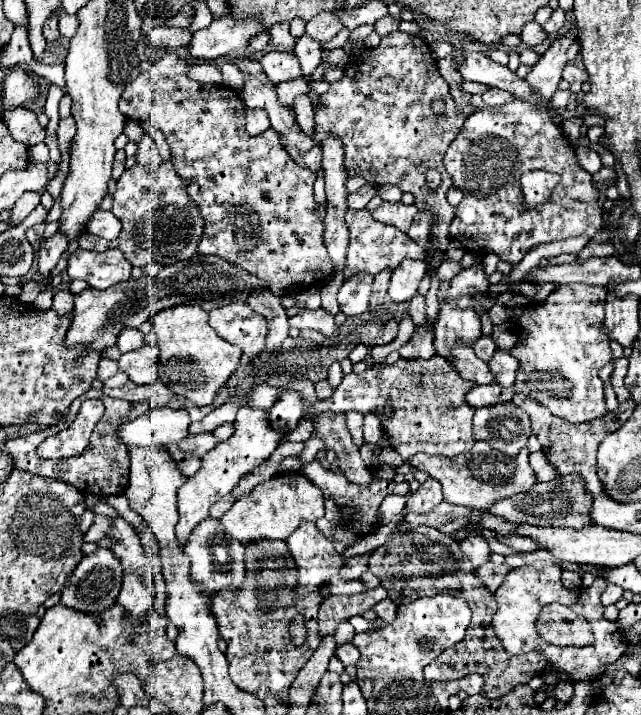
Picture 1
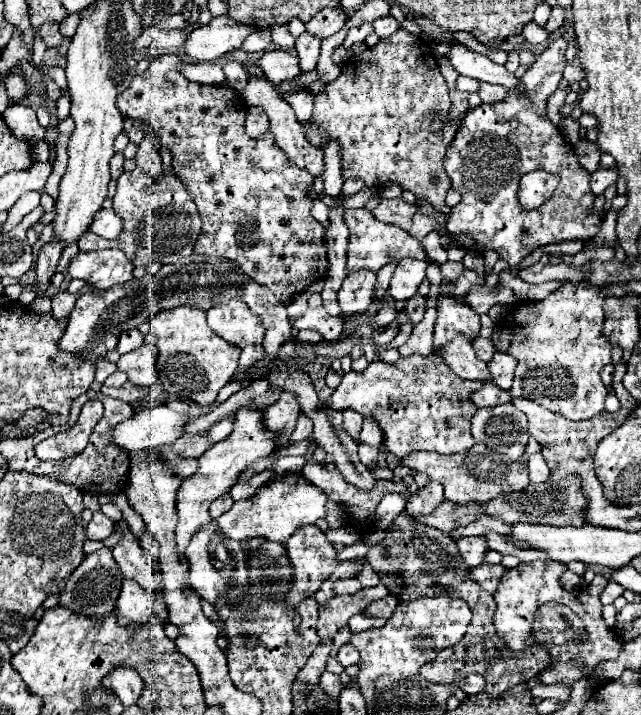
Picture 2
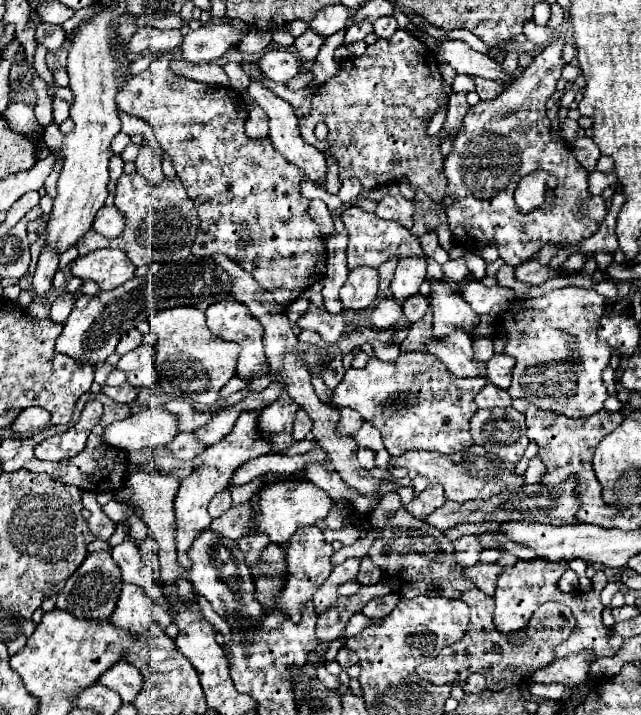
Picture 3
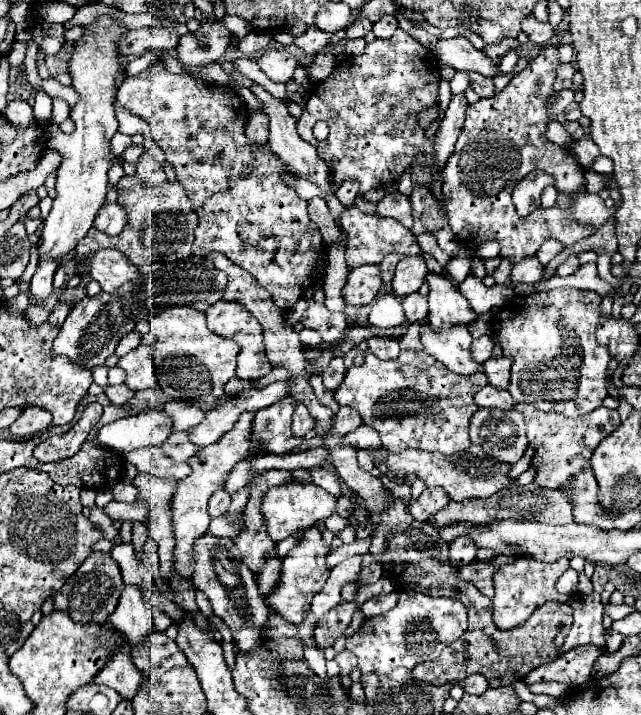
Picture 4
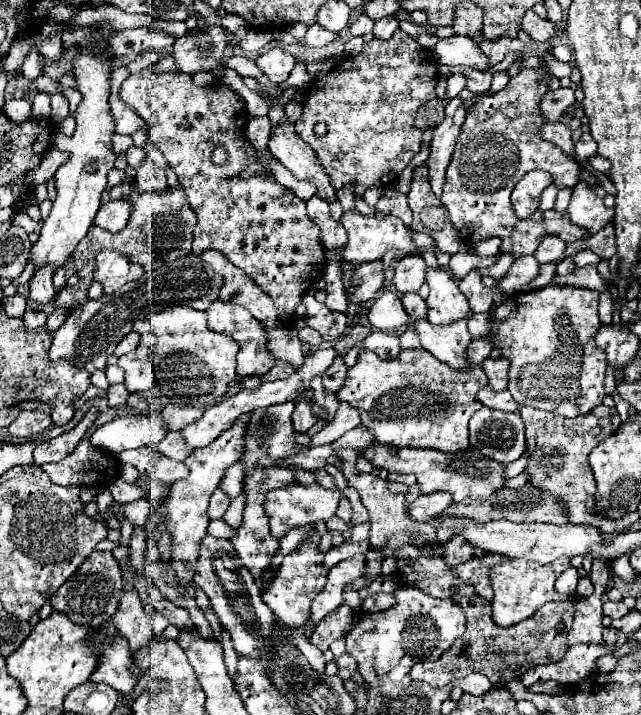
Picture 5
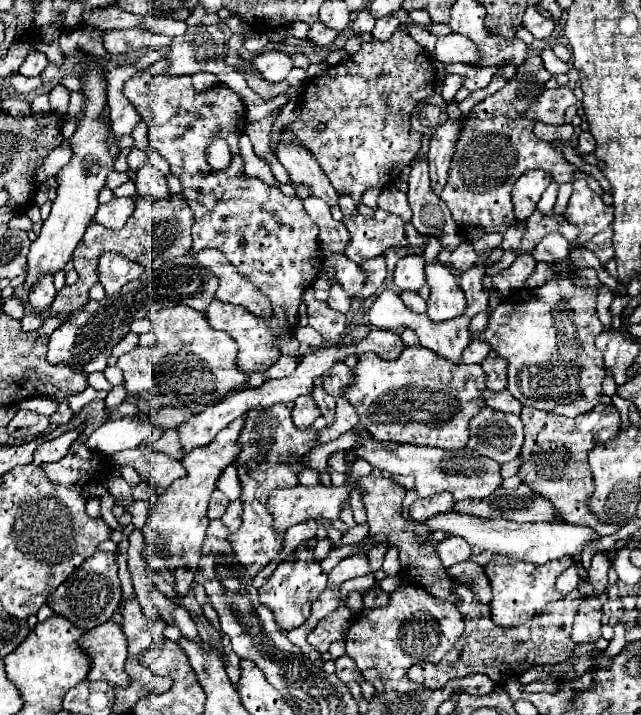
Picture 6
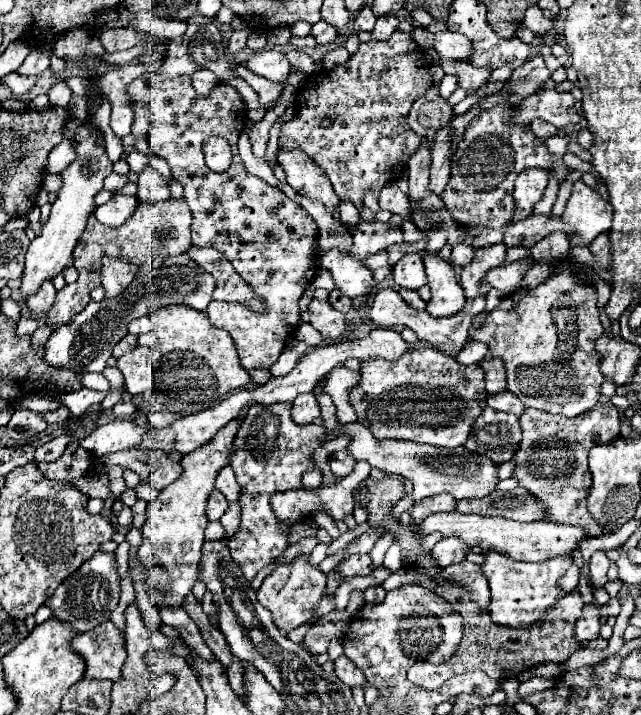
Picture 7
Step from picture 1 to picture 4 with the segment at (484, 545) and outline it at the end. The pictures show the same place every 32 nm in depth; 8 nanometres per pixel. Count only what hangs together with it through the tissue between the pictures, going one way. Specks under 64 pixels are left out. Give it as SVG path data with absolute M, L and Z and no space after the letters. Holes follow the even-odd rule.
M458 536L450 548L450 562L454 566L472 564L478 558L476 554L478 554L478 546L474 544L474 540L470 536Z

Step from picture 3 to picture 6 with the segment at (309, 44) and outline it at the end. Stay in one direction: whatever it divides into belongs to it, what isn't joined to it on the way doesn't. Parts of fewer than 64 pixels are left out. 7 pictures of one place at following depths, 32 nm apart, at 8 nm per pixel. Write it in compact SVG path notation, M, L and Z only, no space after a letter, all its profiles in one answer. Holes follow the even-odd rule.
M312 24L310 30L308 30L308 36L306 36L314 46L326 46L326 44L332 44L334 38L336 38L336 32L324 28L322 24Z

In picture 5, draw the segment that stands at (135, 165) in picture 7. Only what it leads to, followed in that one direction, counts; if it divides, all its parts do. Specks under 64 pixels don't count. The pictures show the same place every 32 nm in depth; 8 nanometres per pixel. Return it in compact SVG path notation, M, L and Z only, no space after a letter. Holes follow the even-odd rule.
M132 146L132 148L126 150L126 160L128 160L128 164L130 164L132 168L138 168L138 166L142 164L142 158L144 158L144 150L142 150L142 148Z

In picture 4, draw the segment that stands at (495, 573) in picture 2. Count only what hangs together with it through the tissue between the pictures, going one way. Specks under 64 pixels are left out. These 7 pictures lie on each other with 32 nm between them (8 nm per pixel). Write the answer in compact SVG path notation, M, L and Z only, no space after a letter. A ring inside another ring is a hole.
M476 560L476 564L460 566L460 578L472 582L484 596L492 598L492 596L494 596L494 582L492 582L492 576L494 576L496 568L498 568L498 566L492 566L492 564L488 564L488 562Z

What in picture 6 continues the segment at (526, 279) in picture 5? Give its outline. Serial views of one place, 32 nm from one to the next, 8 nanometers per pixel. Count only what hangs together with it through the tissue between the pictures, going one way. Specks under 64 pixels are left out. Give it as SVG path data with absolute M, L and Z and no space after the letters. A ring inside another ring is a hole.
M530 254L518 256L508 270L504 270L502 274L492 276L494 288L498 288L502 292L502 296L508 298L524 286L524 282L534 274L534 268L536 268L534 256L530 256Z

